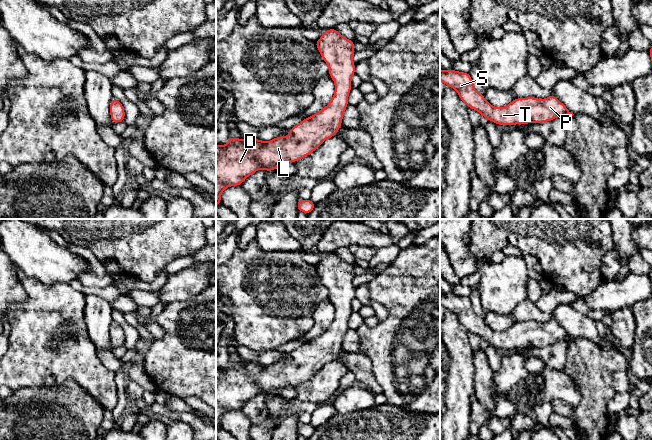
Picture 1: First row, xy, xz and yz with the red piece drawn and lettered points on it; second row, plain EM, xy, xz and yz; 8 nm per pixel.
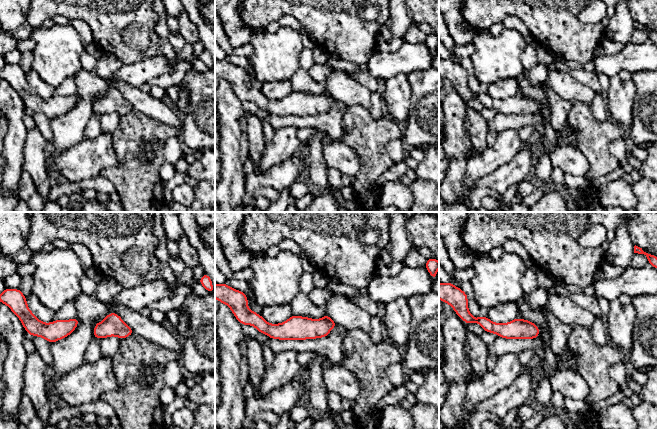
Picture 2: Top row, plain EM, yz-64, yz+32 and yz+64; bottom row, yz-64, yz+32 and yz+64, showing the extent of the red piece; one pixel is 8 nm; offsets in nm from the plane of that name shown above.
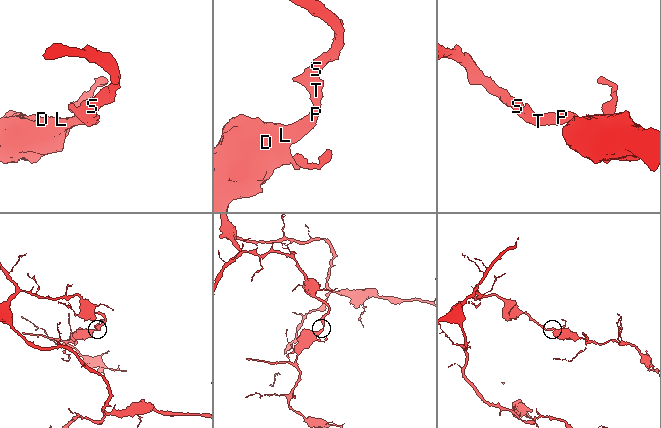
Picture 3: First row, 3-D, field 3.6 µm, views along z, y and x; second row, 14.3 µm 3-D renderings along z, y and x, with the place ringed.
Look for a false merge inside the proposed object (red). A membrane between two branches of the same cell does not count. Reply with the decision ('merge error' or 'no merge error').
no merge error

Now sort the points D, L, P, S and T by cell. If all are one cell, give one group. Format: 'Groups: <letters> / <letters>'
Groups: D L P S T

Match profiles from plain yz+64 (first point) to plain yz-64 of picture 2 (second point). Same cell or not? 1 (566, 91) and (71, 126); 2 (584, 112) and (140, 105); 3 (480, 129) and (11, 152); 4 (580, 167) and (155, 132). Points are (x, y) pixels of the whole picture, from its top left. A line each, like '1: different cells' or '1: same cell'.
1: different cells
2: different cells
3: different cells
4: different cells

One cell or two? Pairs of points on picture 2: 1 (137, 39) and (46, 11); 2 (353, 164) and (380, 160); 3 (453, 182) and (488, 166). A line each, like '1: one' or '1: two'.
1: one
2: two
3: two

